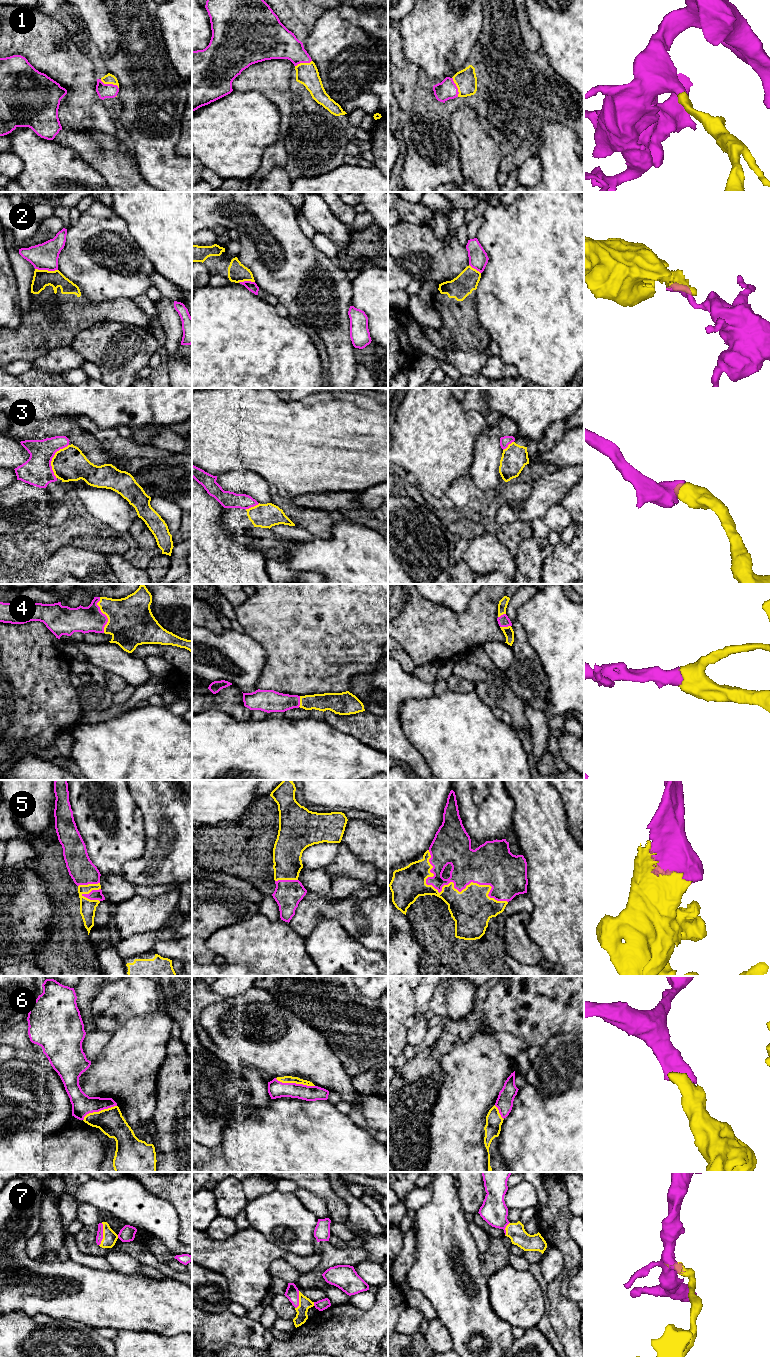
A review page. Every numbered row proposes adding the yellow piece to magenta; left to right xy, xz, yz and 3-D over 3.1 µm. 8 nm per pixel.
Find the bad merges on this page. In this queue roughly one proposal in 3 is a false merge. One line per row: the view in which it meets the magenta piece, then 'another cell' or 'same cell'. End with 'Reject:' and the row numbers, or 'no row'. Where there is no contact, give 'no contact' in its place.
1: contact in xy; same cell
2: contact in xy; another cell
3: contact in xy; another cell
4: contact in xy; same cell
5: contact in yz; same cell
6: contact in xz; same cell
7: contact in xy; same cell
Reject: 2, 3

